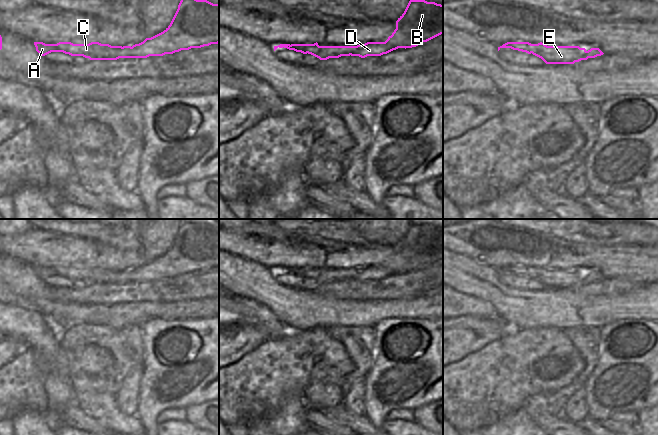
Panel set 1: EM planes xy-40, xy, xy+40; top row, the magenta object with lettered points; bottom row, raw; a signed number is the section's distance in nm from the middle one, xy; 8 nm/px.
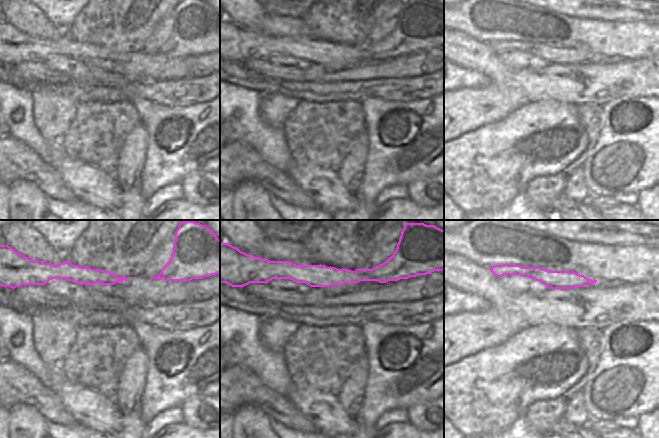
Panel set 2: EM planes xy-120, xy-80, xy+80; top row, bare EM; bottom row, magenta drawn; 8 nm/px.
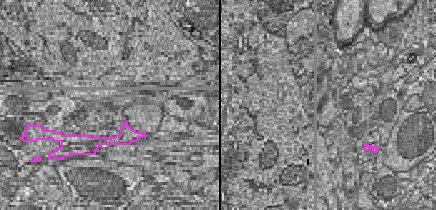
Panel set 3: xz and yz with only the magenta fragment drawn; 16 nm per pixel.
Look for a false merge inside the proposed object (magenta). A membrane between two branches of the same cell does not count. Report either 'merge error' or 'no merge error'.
merge error

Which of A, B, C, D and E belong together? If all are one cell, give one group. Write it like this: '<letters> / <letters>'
A B C D / E

